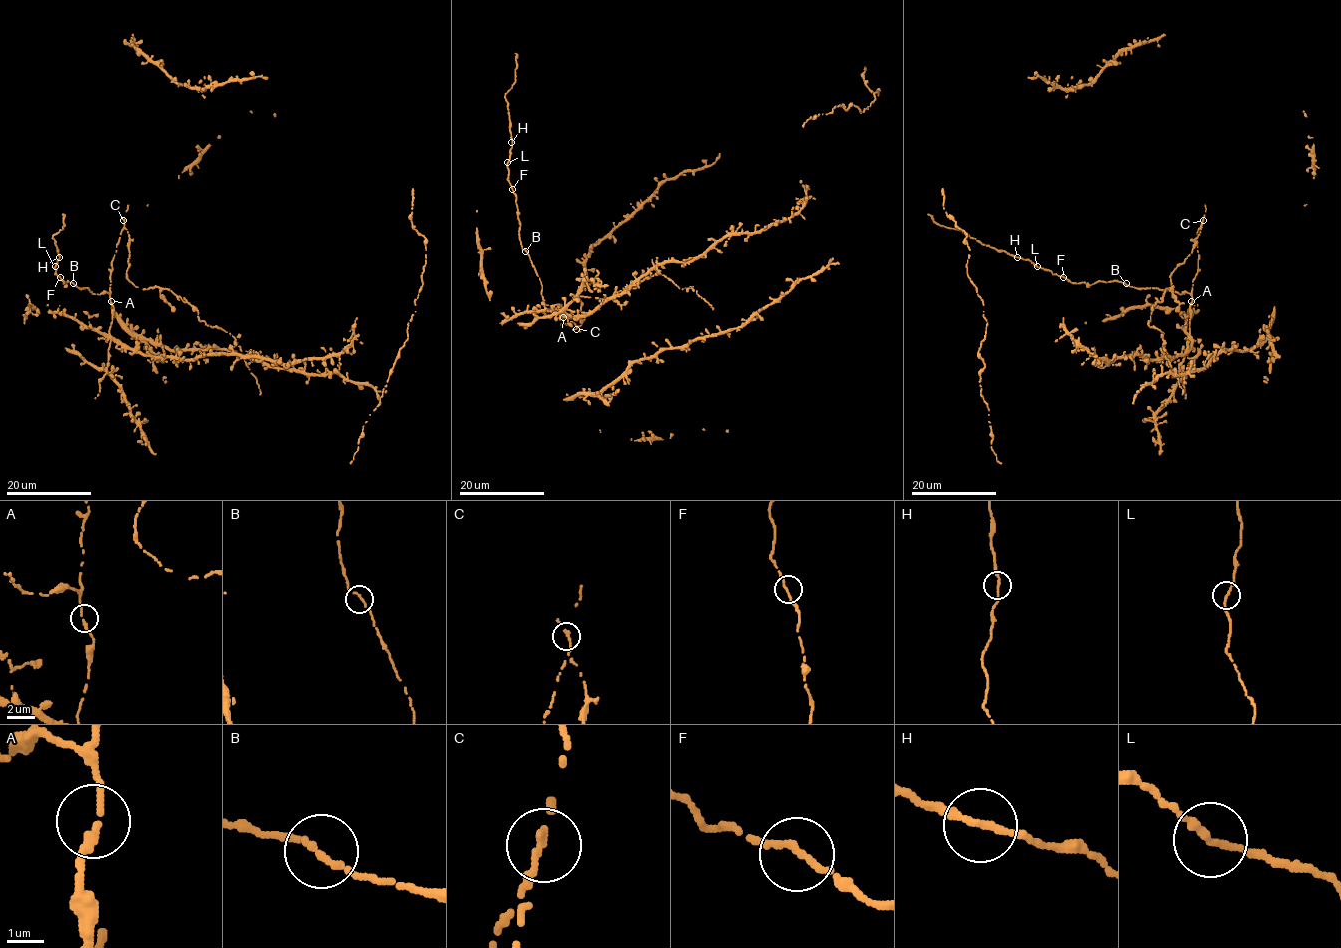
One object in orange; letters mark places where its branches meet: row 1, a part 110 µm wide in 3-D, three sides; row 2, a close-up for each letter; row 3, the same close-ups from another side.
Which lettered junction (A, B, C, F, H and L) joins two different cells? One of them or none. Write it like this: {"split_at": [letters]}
{"split_at": ["C"]}

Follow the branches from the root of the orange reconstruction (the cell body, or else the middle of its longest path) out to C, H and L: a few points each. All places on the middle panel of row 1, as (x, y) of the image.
C: (563, 317), (563, 323), (573, 322), (576, 328)
H: (563, 317), (543, 302), (541, 282), (521, 245), (516, 194), (507, 179), (511, 142)
L: (563, 317), (543, 302), (541, 282), (527, 252), (522, 248), (516, 194), (507, 179), (507, 162)

